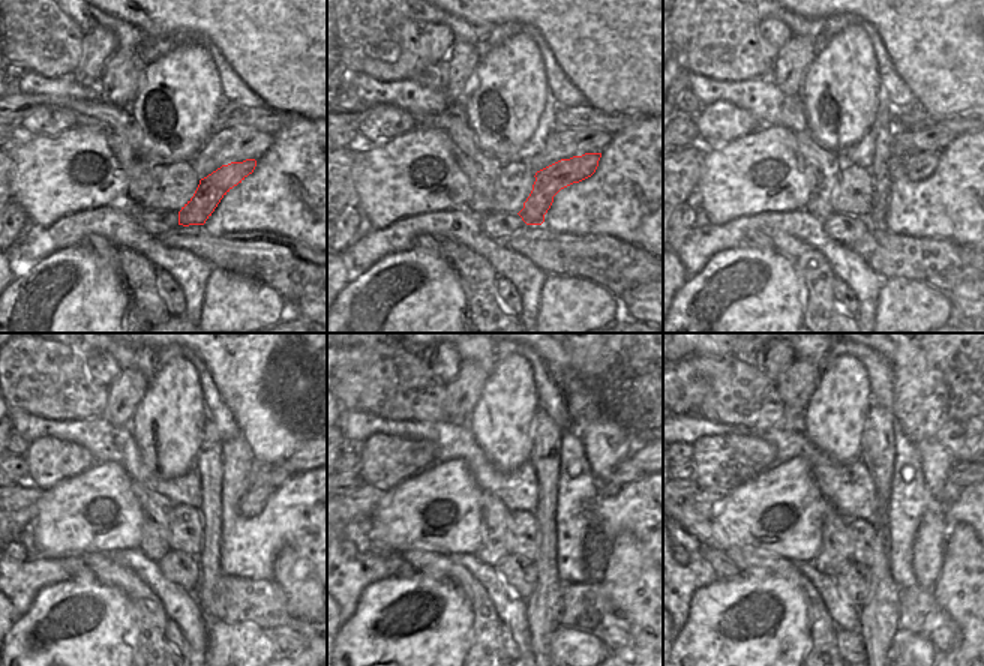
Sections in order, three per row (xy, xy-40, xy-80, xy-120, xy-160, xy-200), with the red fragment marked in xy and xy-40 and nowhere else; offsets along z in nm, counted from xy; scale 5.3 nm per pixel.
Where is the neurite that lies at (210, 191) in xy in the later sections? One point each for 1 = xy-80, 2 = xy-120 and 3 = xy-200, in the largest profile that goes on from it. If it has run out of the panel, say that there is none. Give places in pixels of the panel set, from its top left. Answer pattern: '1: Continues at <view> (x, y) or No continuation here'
1: Continues at xy-80 (918, 167)
2: Continues at xy-120 (252, 503)
3: Continues at xy-200 (951, 492).

